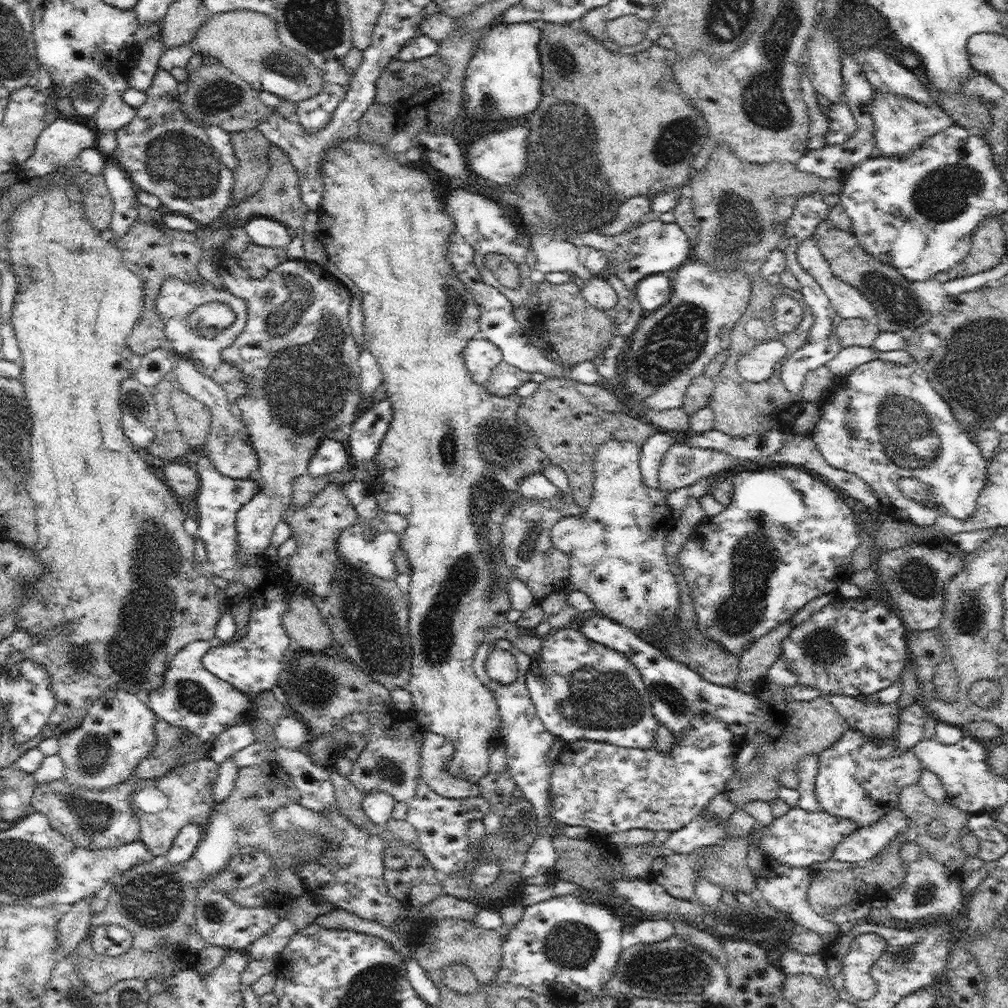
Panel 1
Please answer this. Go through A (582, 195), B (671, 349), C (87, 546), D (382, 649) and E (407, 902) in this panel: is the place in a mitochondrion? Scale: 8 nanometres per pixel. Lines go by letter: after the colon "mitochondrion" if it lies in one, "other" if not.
A: mitochondrion
B: mitochondrion
C: other
D: mitochondrion
E: other

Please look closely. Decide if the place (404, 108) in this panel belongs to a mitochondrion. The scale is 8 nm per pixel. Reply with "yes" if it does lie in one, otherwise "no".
no

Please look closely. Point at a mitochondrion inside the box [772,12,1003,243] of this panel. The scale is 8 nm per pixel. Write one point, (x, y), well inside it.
(944, 194)

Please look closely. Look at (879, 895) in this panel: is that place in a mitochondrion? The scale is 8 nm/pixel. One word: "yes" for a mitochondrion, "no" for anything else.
no

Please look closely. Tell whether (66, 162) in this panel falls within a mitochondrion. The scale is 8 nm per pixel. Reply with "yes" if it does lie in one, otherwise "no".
no

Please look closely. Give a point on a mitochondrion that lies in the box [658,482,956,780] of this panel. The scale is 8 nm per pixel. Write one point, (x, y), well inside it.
(755, 558)

